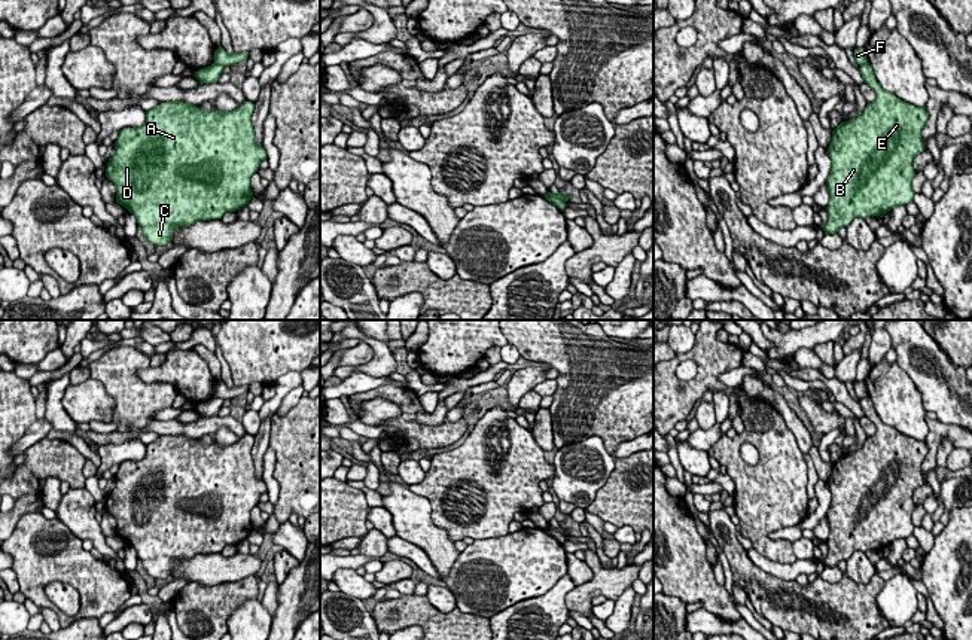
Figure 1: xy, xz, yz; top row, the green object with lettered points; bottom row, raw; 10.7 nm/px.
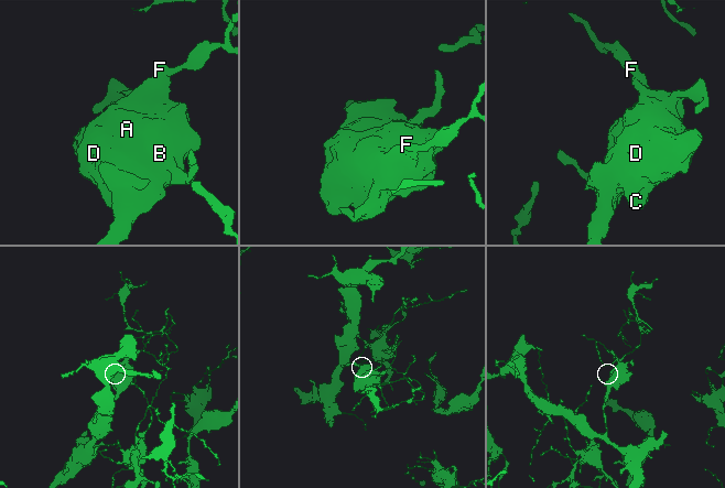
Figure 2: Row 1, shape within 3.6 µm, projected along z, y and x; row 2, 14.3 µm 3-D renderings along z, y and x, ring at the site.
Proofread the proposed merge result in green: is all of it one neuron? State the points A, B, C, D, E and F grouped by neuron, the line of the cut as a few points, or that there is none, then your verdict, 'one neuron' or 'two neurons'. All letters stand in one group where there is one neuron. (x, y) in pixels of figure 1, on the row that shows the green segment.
groups A B C D E / F; cut xy (213, 63), (224, 66); two neurons

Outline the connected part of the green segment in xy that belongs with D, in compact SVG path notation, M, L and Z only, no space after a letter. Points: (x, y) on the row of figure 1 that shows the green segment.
M167 101L147 110L141 127L119 131L106 177L116 186L116 202L135 216L146 243L167 246L174 228L222 219L226 211L249 204L253 198L250 177L266 159L265 147L256 143L253 112L252 101L231 112Z

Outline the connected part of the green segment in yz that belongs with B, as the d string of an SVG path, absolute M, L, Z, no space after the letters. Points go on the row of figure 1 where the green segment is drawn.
M869 63L860 65L860 74L877 94L874 103L868 103L863 113L841 122L832 131L828 147L831 171L826 179L829 204L826 207L828 222L820 228L825 234L835 234L847 226L854 217L883 217L898 205L912 202L912 179L915 176L914 156L924 150L921 140L923 128L929 113L926 107L915 107L902 101L895 94L884 91L877 82Z

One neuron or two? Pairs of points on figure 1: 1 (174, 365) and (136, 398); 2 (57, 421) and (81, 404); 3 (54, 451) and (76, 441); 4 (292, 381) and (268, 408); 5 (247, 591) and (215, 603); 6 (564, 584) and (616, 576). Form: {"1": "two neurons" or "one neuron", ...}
{"1": "two neurons", "2": "two neurons", "3": "two neurons", "4": "one neuron", "5": "one neuron", "6": "two neurons"}

